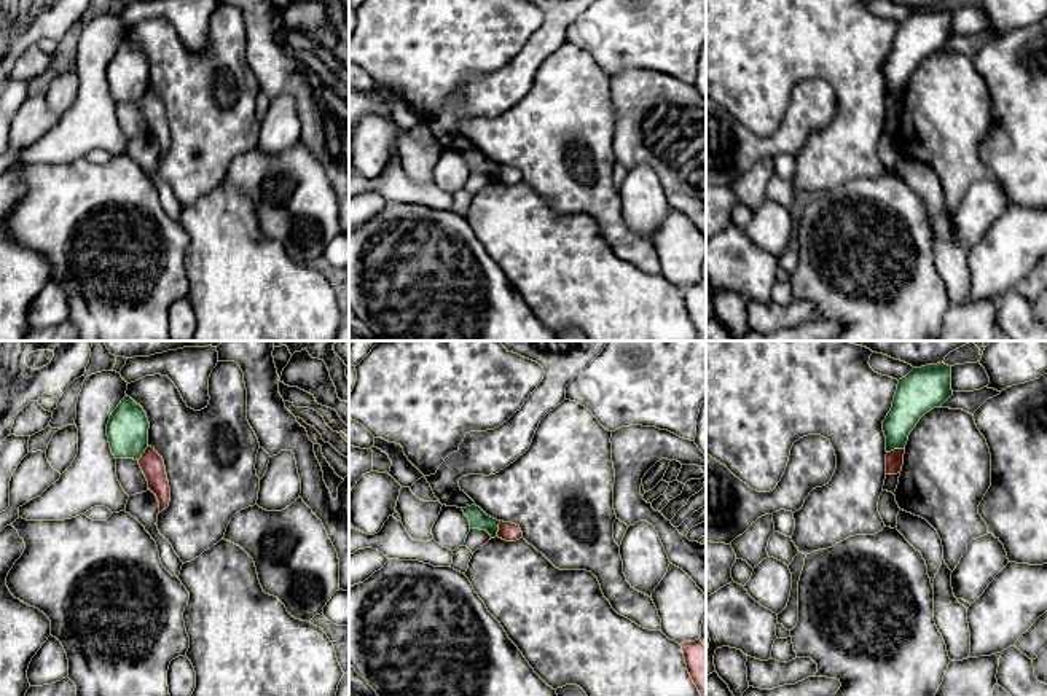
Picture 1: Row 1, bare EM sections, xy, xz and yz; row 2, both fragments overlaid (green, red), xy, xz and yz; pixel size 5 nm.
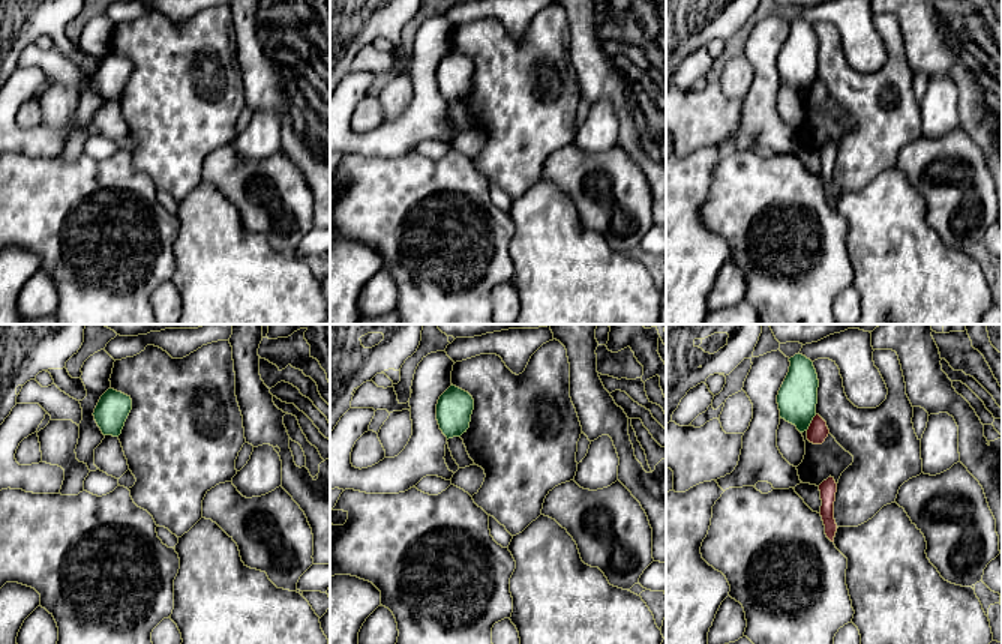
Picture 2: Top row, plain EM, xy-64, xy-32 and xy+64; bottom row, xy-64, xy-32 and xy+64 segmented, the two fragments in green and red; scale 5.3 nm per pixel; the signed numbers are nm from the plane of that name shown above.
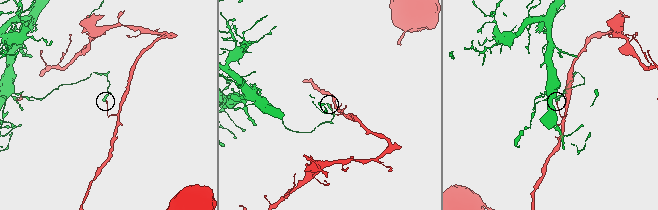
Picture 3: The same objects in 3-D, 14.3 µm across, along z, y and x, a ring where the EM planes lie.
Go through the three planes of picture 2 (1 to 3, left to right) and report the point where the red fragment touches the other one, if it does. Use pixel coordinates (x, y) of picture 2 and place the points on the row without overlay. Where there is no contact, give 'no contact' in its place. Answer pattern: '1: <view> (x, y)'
1: no contact
2: no contact
3: xy+64 (810, 86)

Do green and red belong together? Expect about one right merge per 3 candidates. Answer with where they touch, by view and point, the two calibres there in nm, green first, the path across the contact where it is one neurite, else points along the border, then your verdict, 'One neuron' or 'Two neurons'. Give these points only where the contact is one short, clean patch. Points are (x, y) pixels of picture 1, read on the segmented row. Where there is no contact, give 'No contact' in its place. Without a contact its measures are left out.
Touches green at yz (896, 448). Thickness 180 nm (green) against 90 nm. Boundary: yz (904, 448), (894, 448), (888, 453). Two neurons

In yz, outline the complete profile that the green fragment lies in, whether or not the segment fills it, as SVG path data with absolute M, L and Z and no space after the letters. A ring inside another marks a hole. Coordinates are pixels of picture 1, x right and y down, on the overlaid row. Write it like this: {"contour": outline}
{"contour": "M945 363L913 368L899 379L892 408L883 420L886 452L905 449L920 419L940 408L951 395L951 366Z"}

